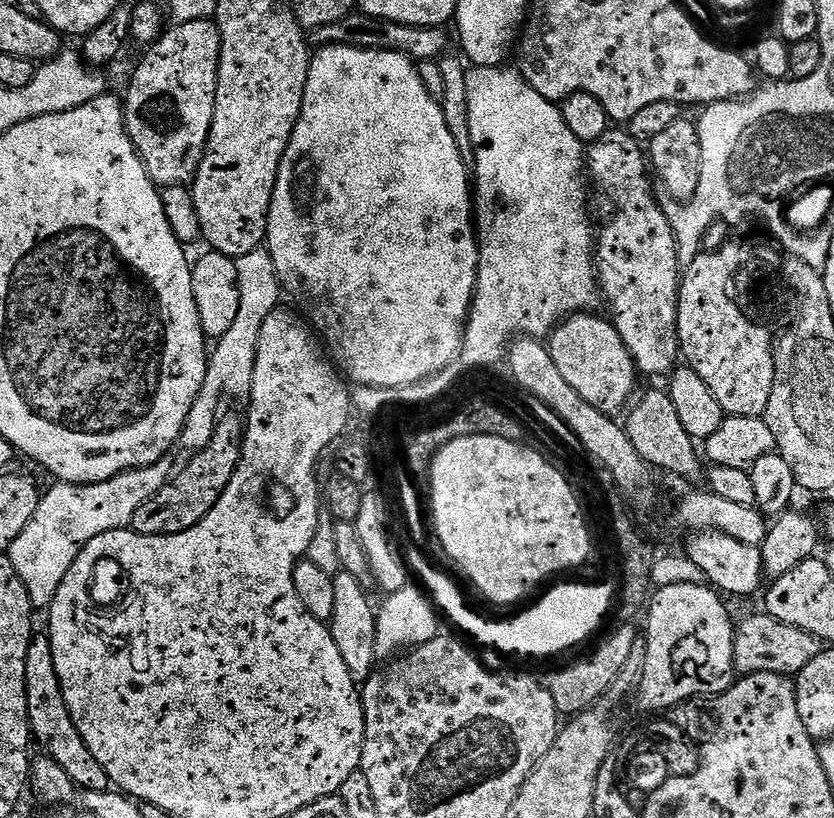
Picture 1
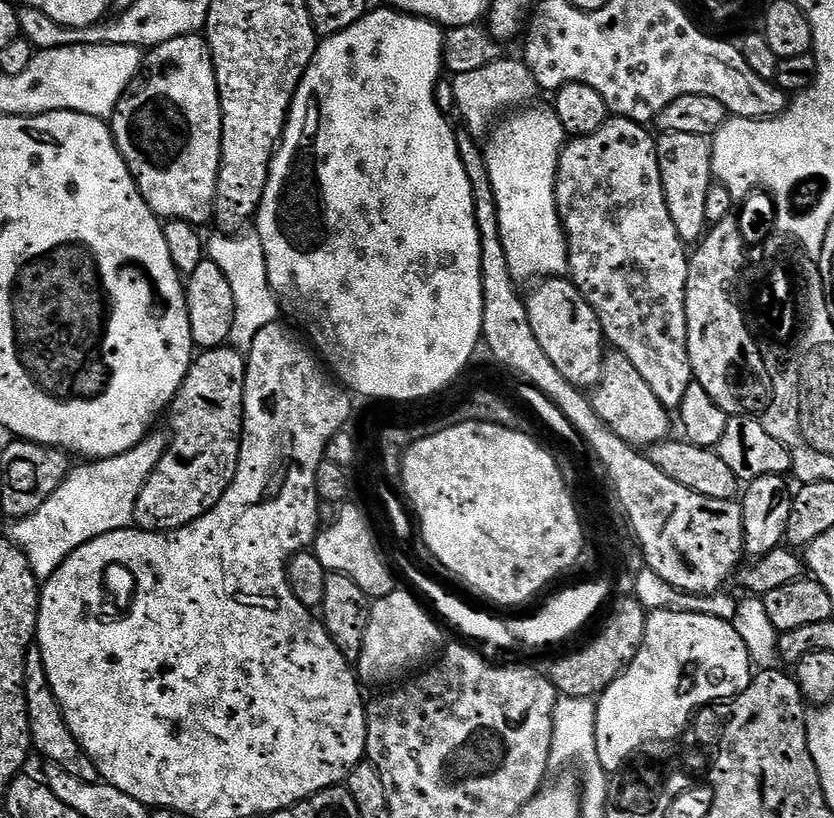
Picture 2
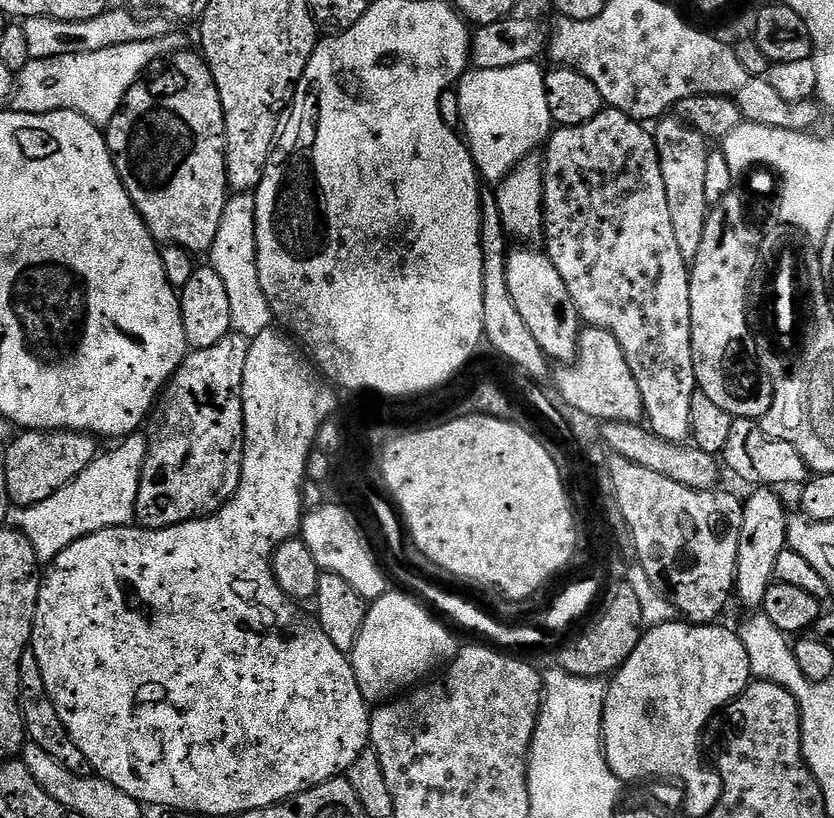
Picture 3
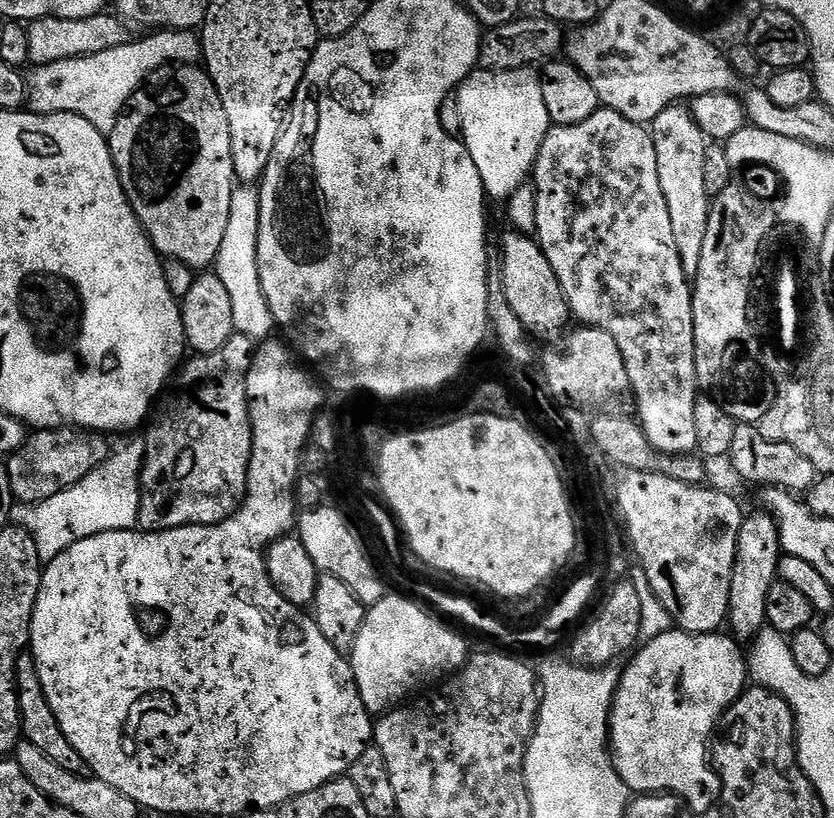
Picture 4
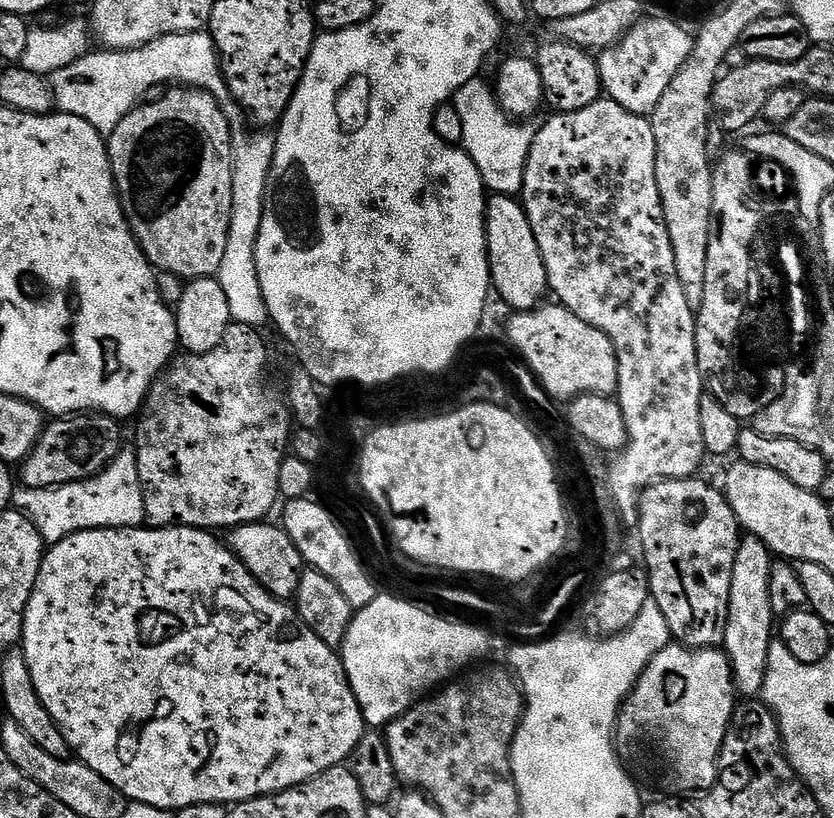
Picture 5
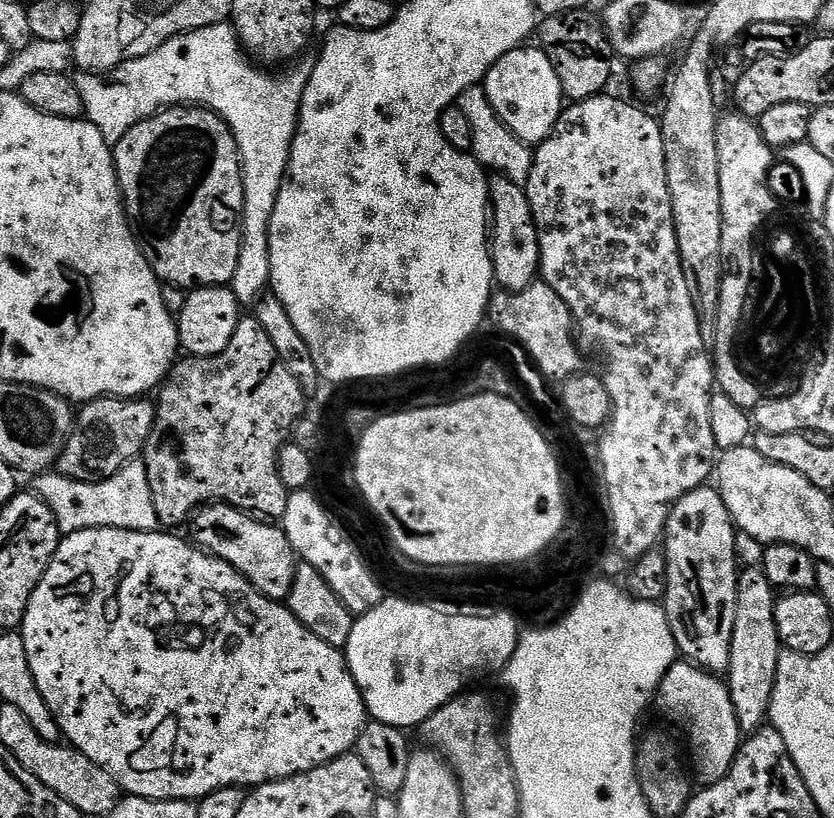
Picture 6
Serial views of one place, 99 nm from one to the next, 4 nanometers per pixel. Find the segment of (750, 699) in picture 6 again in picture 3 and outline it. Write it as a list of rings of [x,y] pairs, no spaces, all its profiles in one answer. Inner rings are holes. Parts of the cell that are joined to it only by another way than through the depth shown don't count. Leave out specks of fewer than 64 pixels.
[[[760,486],[755,489],[756,492],[749,500],[743,501],[744,517],[742,518],[742,530],[740,531],[740,541],[738,542],[738,562],[736,563],[736,583],[734,592],[740,595],[740,600],[744,604],[749,604],[752,610],[759,609],[766,598],[766,590],[774,583],[776,573],[776,559],[778,554],[788,544],[788,525],[790,516],[784,513],[784,504],[780,501],[780,496],[775,487]]]

